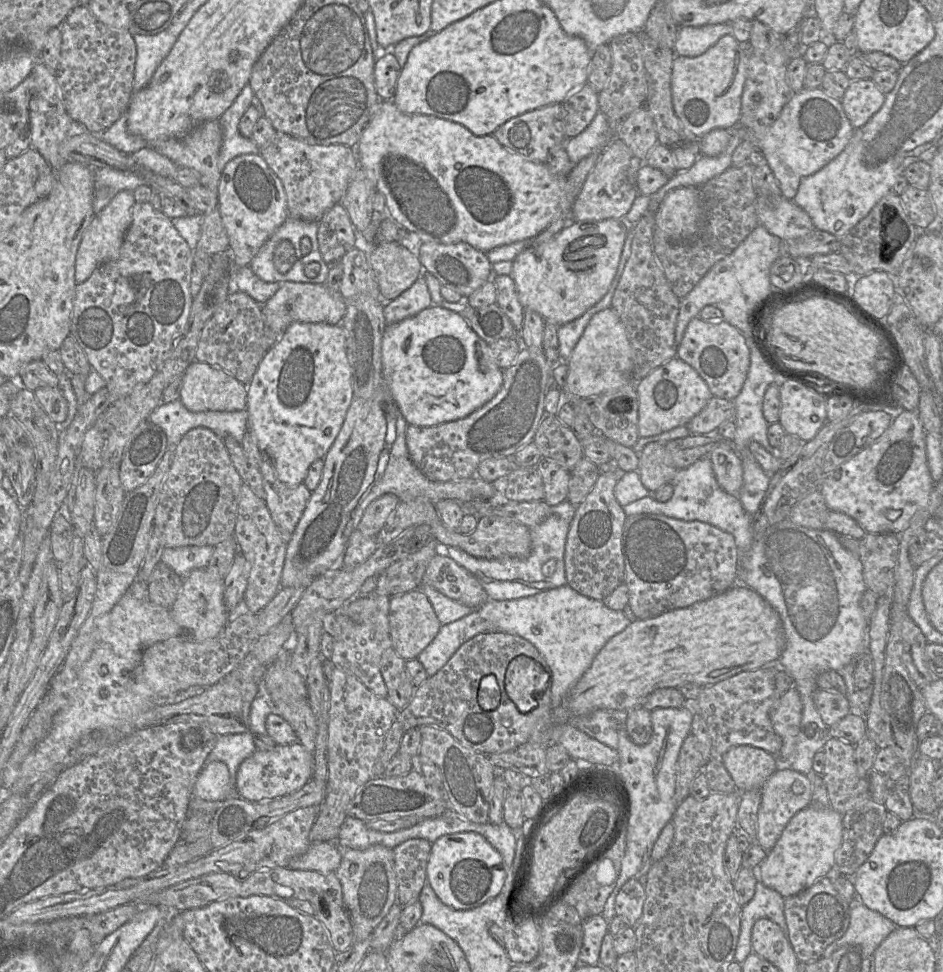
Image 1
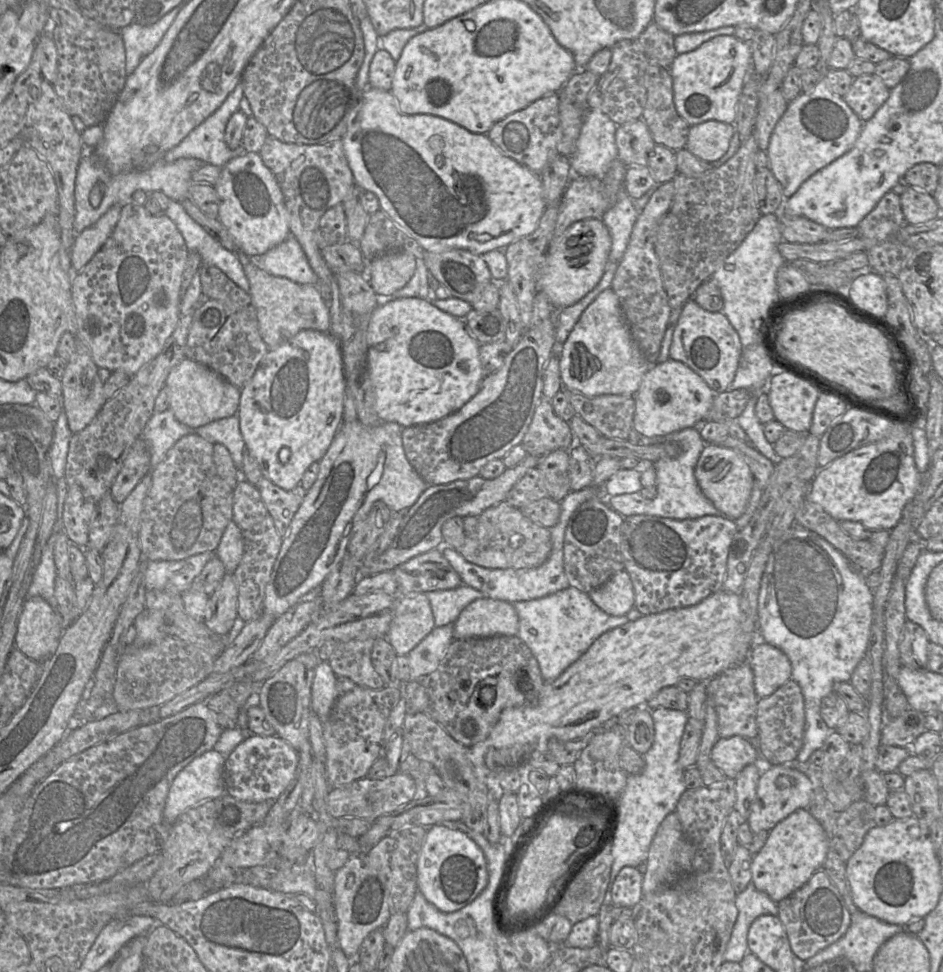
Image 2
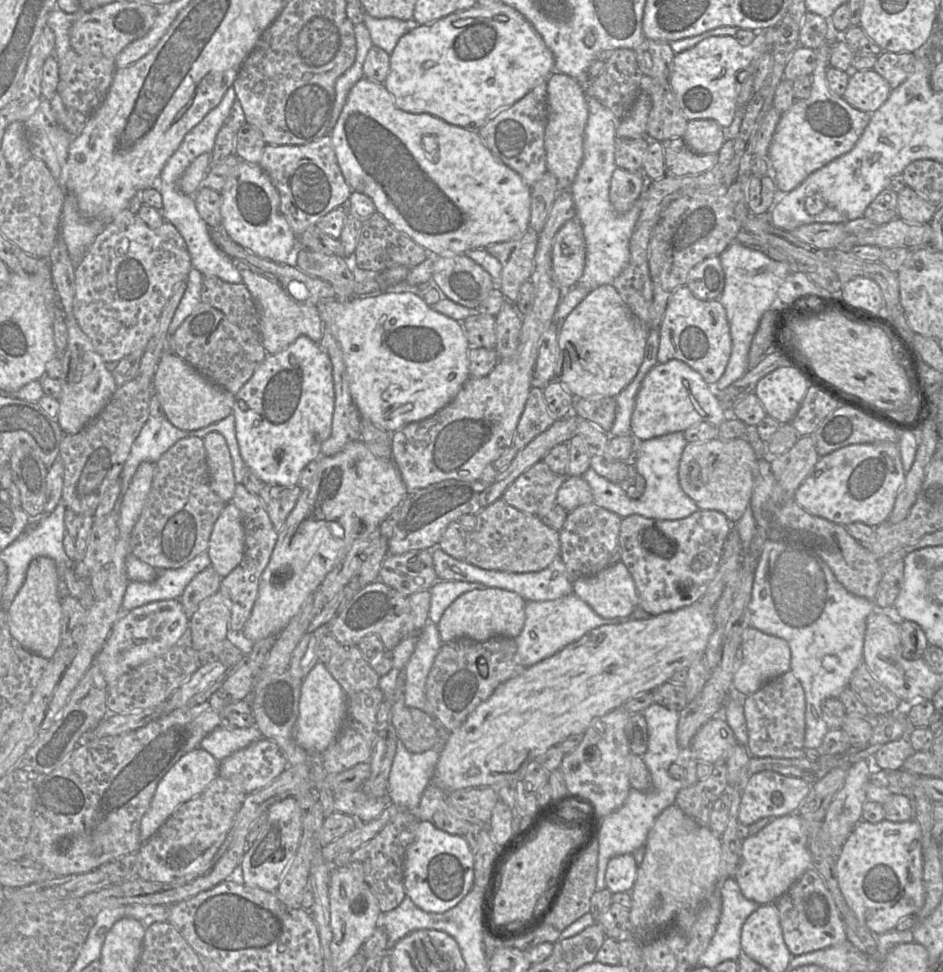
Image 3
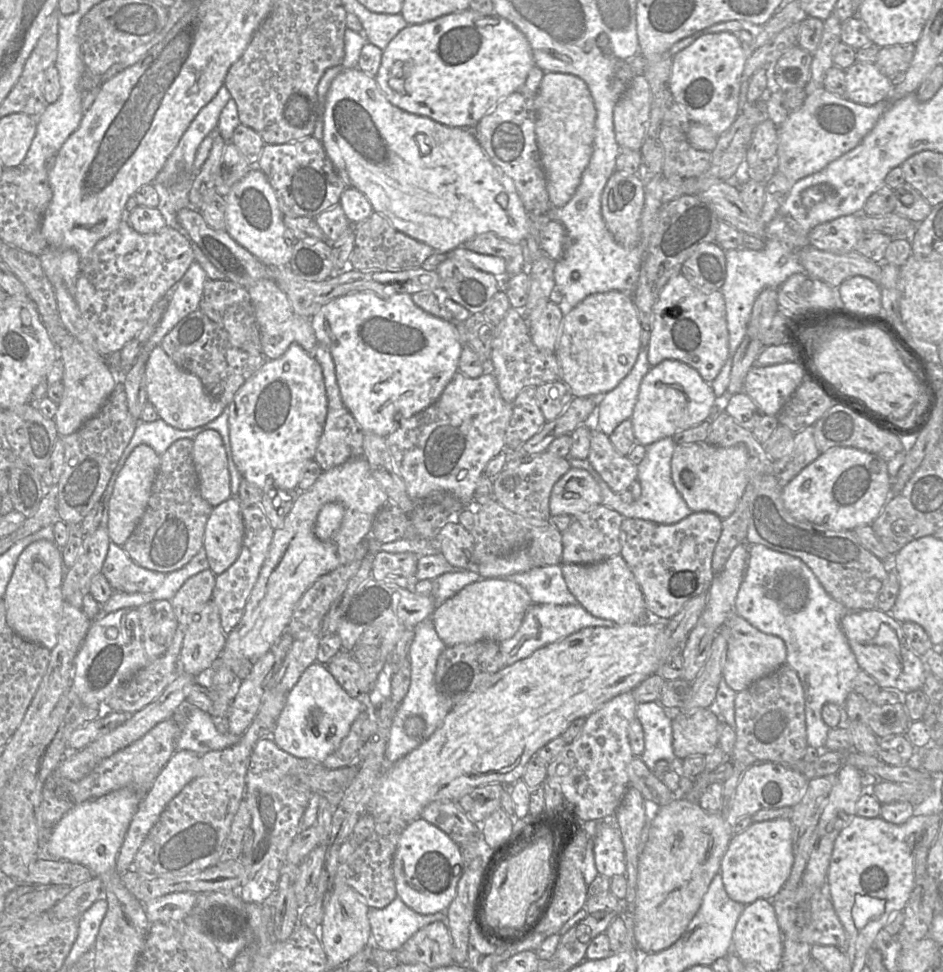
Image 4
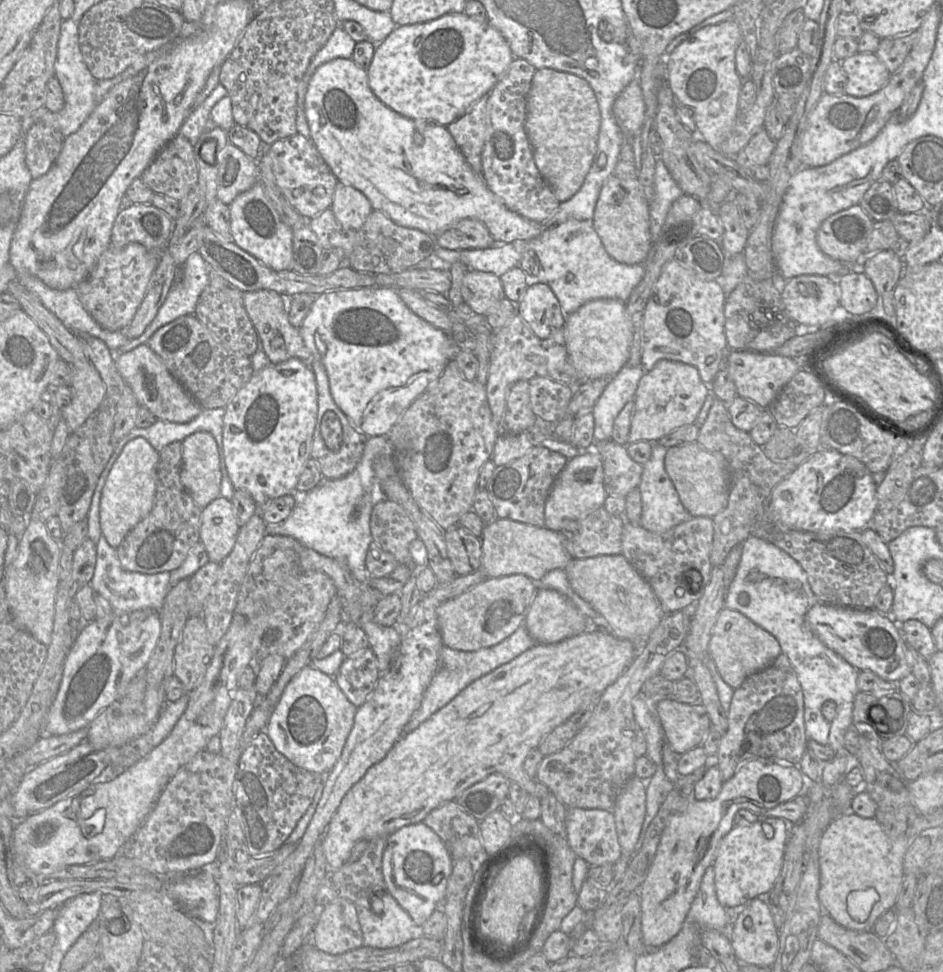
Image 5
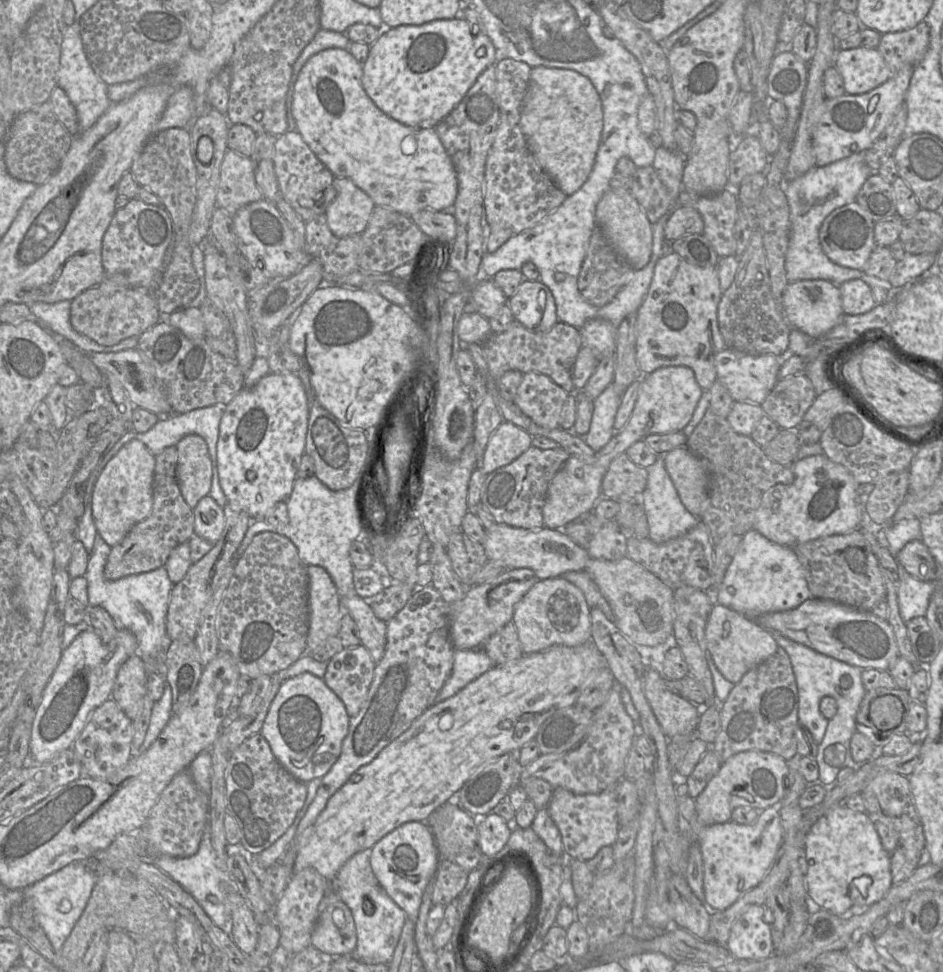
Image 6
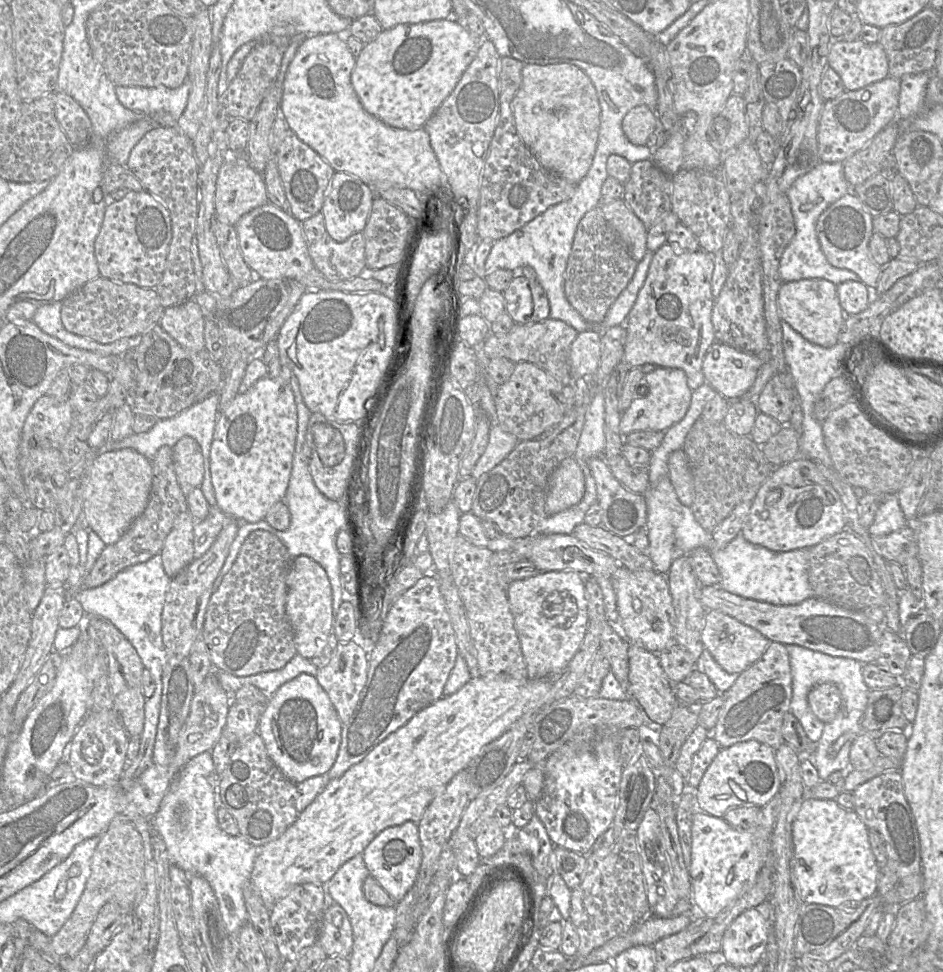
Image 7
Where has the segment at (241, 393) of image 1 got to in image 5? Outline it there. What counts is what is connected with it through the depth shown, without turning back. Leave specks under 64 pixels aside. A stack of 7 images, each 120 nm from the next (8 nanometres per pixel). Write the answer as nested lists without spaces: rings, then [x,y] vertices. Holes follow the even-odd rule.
[[[147,344],[115,356],[117,370],[133,391],[141,407],[147,408],[157,420],[173,423],[188,423],[202,411],[201,405],[171,375],[163,361]]]

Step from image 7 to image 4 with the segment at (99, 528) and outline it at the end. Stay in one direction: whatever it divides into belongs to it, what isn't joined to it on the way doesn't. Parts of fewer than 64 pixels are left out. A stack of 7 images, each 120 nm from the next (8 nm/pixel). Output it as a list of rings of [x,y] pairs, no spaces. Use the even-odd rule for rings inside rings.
[[[140,444],[134,448],[119,472],[109,499],[107,525],[110,541],[114,544],[123,547],[143,516],[159,470],[160,457],[150,446]]]

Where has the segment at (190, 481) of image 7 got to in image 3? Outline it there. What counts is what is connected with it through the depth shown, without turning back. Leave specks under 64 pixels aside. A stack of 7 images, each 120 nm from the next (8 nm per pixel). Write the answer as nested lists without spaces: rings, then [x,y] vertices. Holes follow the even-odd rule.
[[[217,432],[203,439],[211,489],[225,502],[231,502],[236,488],[233,464],[225,438]]]

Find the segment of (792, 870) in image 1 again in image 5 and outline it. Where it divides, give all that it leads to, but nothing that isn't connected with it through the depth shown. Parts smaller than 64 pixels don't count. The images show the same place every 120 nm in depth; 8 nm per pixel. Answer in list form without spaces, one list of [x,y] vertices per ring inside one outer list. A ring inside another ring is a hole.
[[[760,817],[752,824],[735,825],[720,841],[712,866],[719,903],[726,909],[745,906],[760,894],[769,893],[778,878],[790,825],[777,817]]]

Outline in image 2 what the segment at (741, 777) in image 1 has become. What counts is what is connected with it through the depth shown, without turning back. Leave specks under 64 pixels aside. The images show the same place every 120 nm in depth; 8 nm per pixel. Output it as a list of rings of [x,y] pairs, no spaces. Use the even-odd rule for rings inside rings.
[[[739,735],[719,738],[710,754],[716,767],[731,779],[735,779],[747,765],[755,763],[759,758],[758,749],[749,739]]]

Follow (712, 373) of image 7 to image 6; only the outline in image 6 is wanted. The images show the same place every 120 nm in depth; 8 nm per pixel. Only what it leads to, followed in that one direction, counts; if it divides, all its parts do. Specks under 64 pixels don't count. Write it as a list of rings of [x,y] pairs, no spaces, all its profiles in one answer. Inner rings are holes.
[[[725,348],[715,356],[717,380],[725,385],[734,401],[762,404],[779,380],[782,357],[774,354],[750,354]]]

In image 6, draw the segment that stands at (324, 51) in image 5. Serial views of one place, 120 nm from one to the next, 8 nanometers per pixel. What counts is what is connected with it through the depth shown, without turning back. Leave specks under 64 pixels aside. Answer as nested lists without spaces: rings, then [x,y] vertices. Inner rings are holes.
[[[320,29],[295,61],[290,85],[295,85],[302,67],[310,57],[328,48],[349,49],[350,43],[351,41],[345,33]]]

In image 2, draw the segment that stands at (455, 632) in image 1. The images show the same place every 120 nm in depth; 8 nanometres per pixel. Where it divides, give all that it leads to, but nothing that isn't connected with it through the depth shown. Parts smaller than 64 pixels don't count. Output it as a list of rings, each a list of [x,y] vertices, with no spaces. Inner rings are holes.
[[[453,624],[435,627],[407,655],[410,665],[410,680],[421,680],[434,672],[454,641]]]

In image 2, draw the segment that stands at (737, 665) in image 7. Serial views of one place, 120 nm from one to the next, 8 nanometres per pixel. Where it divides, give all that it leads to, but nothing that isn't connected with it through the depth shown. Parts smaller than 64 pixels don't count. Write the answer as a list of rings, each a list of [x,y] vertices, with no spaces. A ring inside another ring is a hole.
[[[761,639],[753,645],[748,663],[754,674],[754,688],[759,699],[770,696],[792,678],[787,655]]]

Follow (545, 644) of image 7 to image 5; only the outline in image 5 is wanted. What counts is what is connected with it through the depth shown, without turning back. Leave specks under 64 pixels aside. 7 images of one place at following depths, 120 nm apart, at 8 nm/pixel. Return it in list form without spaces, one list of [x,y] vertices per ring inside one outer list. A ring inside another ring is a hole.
[[[538,588],[524,625],[538,644],[553,644],[587,629],[587,617],[563,594]]]

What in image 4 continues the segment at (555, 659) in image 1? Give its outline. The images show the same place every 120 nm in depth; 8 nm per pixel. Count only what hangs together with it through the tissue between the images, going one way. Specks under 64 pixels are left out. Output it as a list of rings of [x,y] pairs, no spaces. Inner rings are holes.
[[[533,604],[526,613],[520,628],[514,636],[503,642],[498,642],[500,654],[504,659],[504,665],[511,666],[517,661],[529,657],[541,647],[563,639],[583,628],[598,626],[614,627],[616,624],[611,620],[593,616],[580,604]]]

